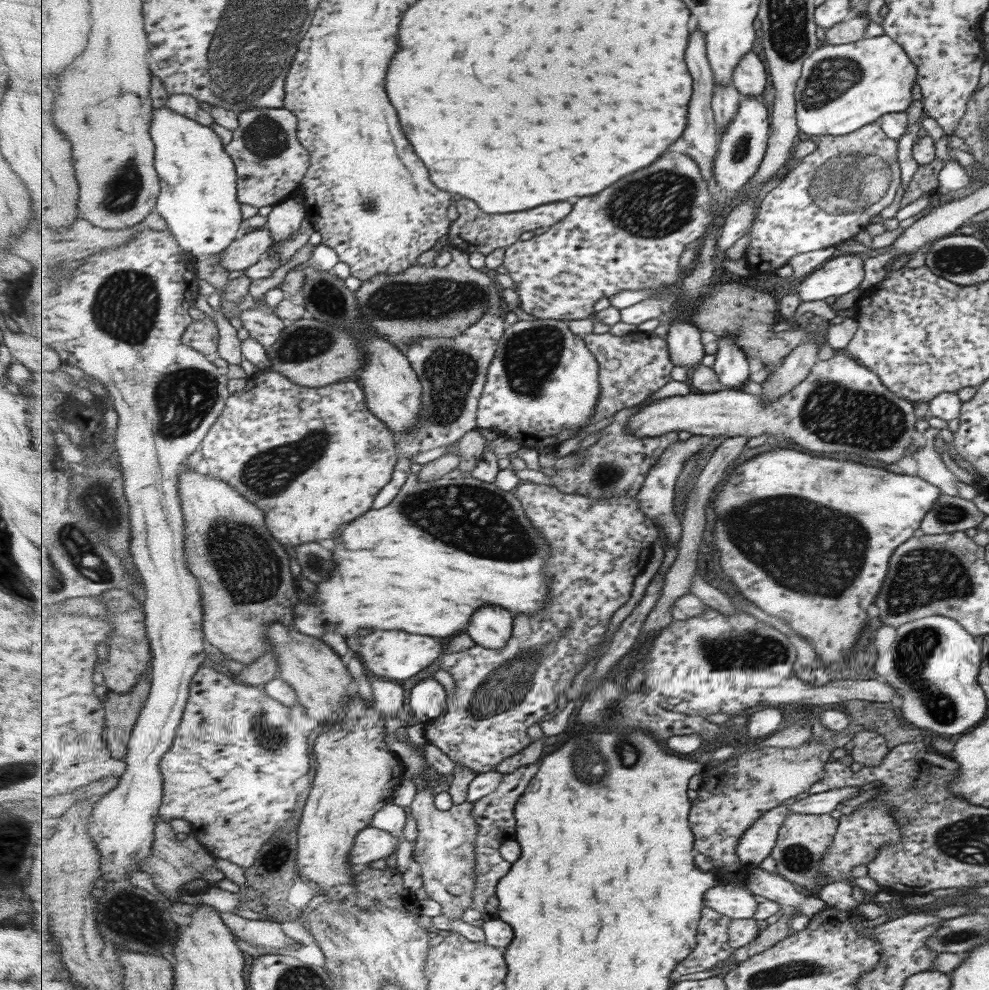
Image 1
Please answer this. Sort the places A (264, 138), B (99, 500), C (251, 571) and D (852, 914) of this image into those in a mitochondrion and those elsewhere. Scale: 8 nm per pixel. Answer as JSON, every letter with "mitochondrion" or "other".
{"A":"mitochondrion","B":"mitochondrion","C":"mitochondrion","D":"other"}

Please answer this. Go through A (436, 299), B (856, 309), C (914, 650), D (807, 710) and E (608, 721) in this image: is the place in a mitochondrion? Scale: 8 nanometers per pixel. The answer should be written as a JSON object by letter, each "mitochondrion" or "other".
{"A":"mitochondrion","B":"other","C":"mitochondrion","D":"other","E":"mitochondrion"}

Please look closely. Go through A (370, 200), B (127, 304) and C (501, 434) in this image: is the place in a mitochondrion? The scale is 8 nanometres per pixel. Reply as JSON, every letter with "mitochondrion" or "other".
{"A":"mitochondrion","B":"mitochondrion","C":"other"}

